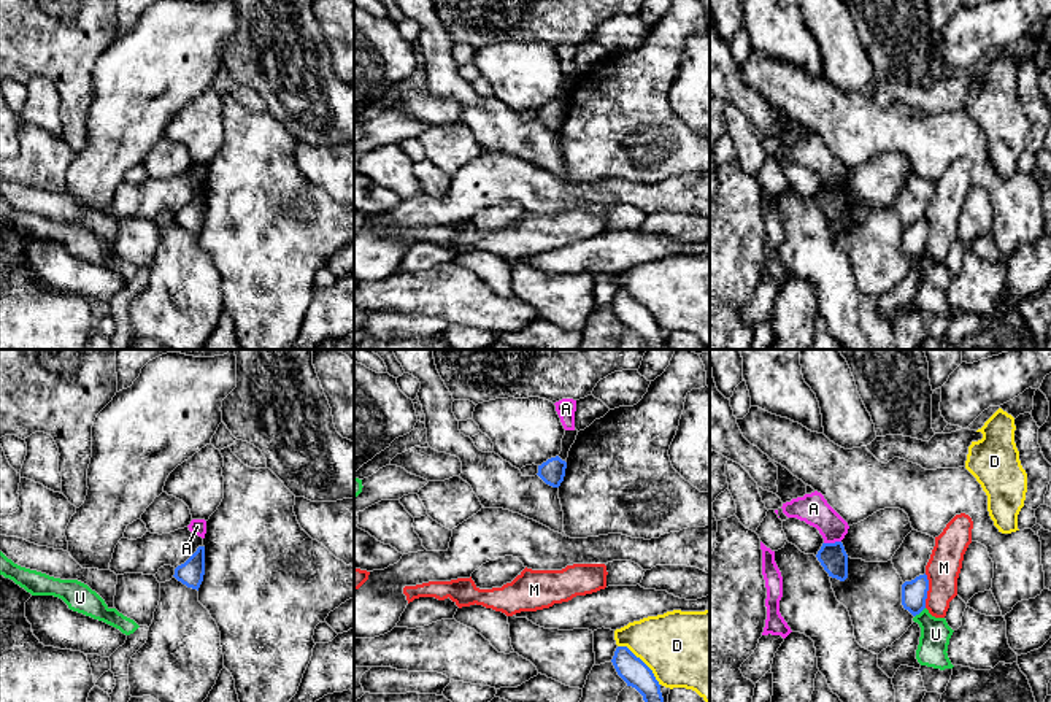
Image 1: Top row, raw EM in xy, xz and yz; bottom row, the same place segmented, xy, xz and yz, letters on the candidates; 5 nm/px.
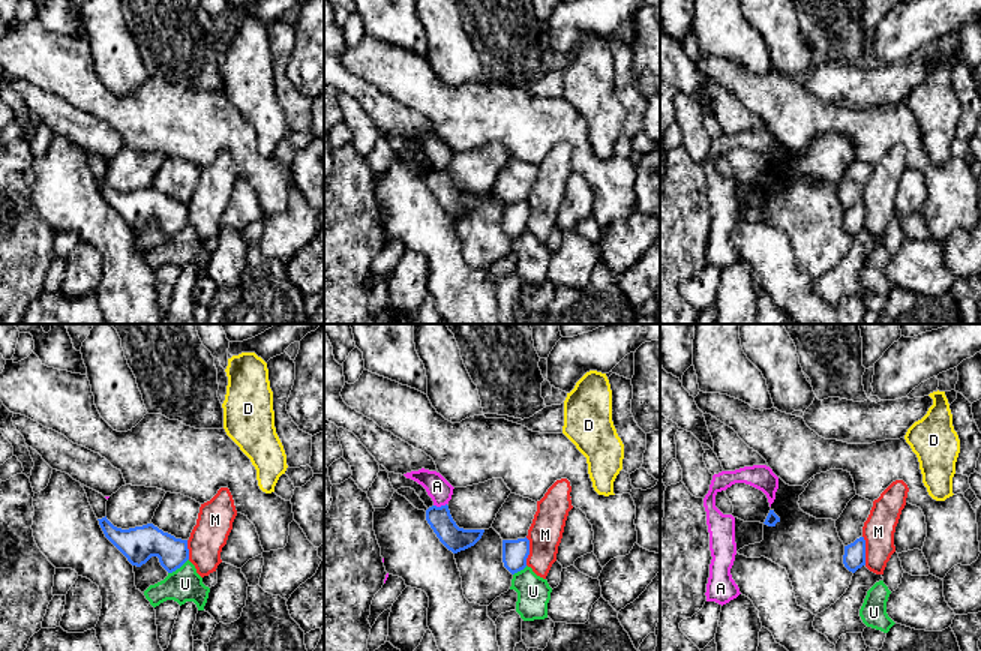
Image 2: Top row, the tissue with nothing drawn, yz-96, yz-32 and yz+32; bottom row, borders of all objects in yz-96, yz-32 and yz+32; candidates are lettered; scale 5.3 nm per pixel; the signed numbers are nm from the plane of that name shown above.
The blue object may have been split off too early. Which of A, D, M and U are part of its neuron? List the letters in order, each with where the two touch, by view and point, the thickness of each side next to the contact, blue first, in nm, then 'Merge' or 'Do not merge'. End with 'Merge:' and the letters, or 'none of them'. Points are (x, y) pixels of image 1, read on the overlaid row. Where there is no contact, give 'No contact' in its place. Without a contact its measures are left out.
A: Touches blue at yz (832, 543). Thickness 140 nm (blue) against 160 nm. Do not merge
D: Touches blue at xz (642, 661). Thickness 140 nm (blue) against 380 nm. Do not merge
M: Touches blue at yz (927, 590). Thickness 130 nm (blue) against 170 nm. Do not merge
U: Touches blue at yz (920, 612). Thickness 130 nm (blue) against 150 nm. Do not merge
Merge: none of them

